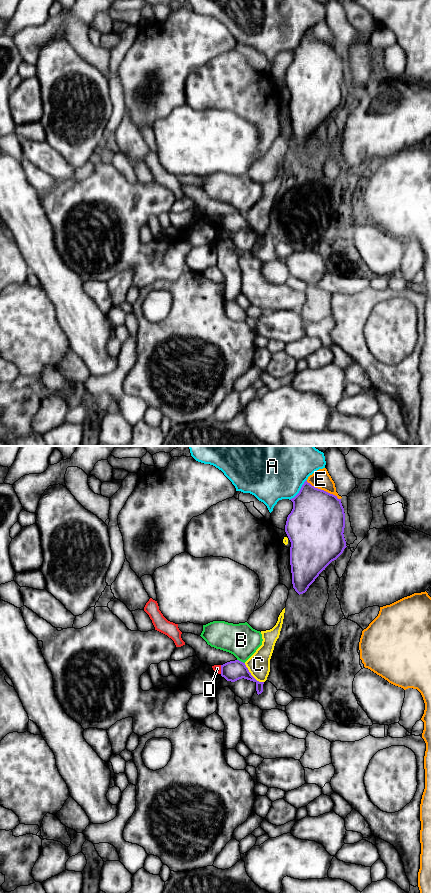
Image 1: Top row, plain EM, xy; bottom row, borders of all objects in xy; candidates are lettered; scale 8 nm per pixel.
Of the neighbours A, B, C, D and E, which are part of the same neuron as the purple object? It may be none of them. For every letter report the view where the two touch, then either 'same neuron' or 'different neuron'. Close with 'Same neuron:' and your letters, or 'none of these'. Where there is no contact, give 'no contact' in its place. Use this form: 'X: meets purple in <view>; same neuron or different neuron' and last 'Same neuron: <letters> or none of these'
A: meets purple in xy; different neuron
B: meets purple in xy; different neuron
C: meets purple in xy; different neuron
D: meets purple in xy; different neuron
E: meets purple in xy; different neuron
Same neuron: none of these

